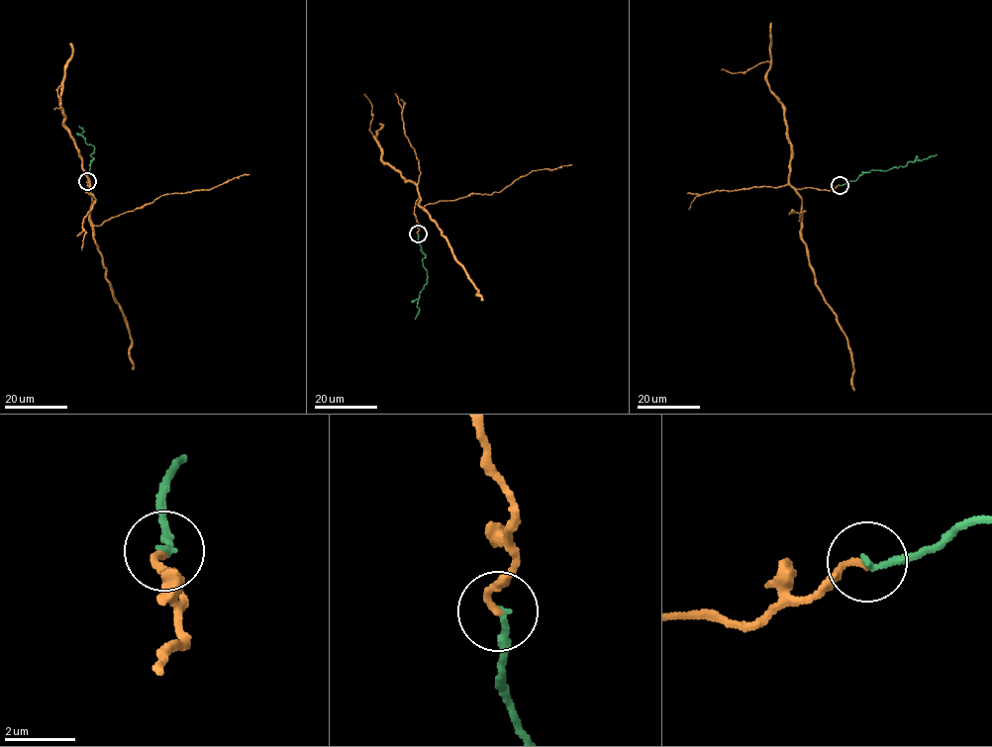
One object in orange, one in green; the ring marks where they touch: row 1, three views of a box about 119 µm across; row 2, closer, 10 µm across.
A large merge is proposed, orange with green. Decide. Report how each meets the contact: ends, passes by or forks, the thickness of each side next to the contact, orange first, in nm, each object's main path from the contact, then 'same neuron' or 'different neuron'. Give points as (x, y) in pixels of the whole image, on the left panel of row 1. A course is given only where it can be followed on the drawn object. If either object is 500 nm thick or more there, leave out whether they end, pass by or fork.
orange ends there; green ends there; 200 nm thick on the orange side, 190 nm on the other; orange runs (87, 181), (89, 189), (86, 191), (92, 196), (89, 224), (113, 299), (127, 322), (132, 370); green runs (87, 181), (94, 146), (87, 144), (79, 126); same neuron

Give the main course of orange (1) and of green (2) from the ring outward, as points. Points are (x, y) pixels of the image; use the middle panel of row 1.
1: (418, 233), (414, 208), (419, 194), (419, 207), (441, 232), (481, 301)
2: (418, 233), (425, 255), (422, 261), (427, 283), (420, 294), (415, 319)

